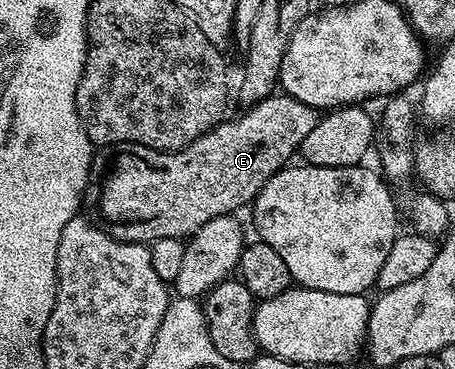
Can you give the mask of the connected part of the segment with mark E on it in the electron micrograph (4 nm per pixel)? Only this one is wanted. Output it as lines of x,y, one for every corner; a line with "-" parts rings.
272,94
257,101
257,103
250,105
240,116
235,116
224,119
222,122
215,125
205,134
201,134
201,138
197,138
189,146
185,146
176,152
162,152
156,148
149,146
141,146
140,144
121,144
118,146
111,146
106,149
107,152
103,156
103,172
107,177
104,180
96,179
94,182
88,183
85,193
86,203
99,204
99,212
103,215
101,219
101,227
104,232
109,233
113,238
124,240
125,242
133,242
134,244
147,244
157,238
177,238
183,240
184,238
191,237
195,231
201,229
205,222
210,219
217,218
218,216
230,216
238,213
238,208
254,205
257,194
265,186
265,182
269,182
269,178
273,174
277,174
288,163
287,160
292,155
293,157
298,153
301,142
305,142
309,130
313,130
313,126
317,126
319,117
321,115
320,109
310,108
305,106
305,102
297,102
297,98
288,96
286,94

